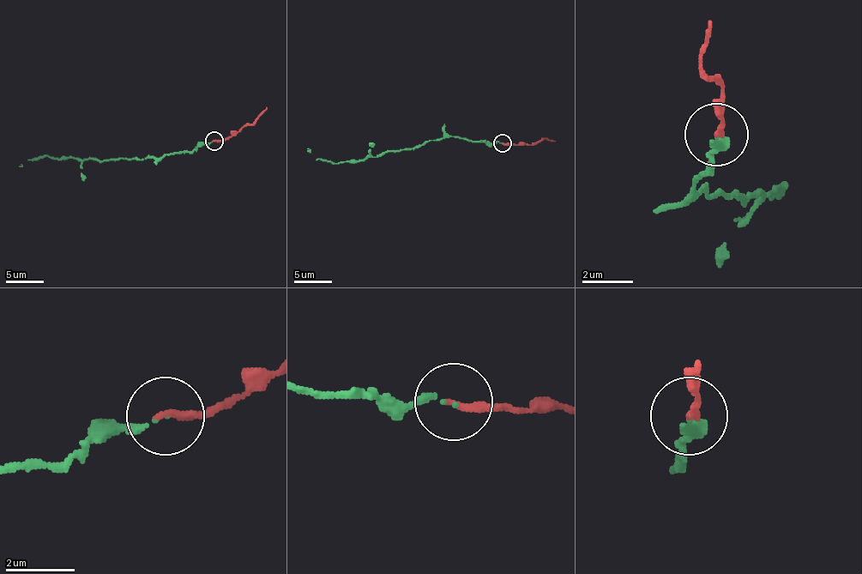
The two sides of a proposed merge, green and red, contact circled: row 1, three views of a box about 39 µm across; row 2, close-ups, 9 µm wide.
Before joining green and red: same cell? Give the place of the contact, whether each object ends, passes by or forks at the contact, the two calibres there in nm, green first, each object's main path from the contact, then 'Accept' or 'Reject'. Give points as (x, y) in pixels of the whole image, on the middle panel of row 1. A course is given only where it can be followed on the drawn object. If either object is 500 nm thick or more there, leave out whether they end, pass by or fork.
Place: (502, 142). At the ring green ends. At the ring red ends. Thickness 110 nm (green) against 220 nm. Course of green: (503, 143), (452, 135), (336, 164), (316, 160), (308, 149). Course of red: (503, 143), (533, 145), (544, 137), (555, 141). Accept

